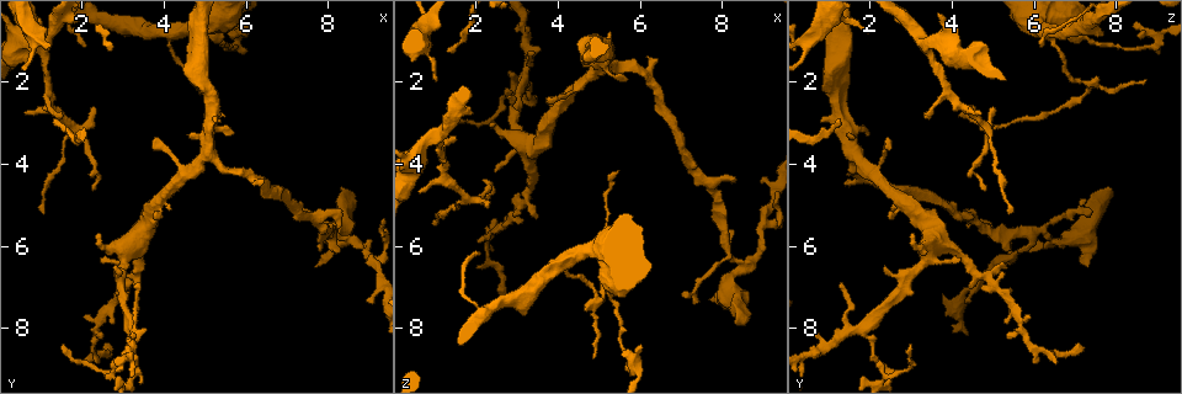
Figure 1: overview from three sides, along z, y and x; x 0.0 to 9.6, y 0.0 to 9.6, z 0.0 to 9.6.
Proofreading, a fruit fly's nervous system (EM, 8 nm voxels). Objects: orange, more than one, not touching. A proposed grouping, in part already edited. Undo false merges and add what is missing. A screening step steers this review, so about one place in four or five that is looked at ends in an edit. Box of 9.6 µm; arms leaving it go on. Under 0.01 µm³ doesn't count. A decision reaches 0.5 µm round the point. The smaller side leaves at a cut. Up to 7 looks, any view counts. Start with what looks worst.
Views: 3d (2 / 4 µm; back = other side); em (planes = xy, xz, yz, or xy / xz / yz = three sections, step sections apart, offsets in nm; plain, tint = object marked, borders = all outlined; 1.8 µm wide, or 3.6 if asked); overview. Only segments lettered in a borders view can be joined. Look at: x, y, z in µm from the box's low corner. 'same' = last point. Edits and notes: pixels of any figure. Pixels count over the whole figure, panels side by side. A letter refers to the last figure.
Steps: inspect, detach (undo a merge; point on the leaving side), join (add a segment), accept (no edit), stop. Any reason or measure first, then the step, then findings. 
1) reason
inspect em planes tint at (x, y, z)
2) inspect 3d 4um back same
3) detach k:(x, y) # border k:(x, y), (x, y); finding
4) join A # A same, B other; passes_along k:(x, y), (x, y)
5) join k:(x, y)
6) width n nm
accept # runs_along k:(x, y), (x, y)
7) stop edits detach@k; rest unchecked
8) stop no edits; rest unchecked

branch stops here
inspect 3d 2um back at (1.00, 0.85, 1.95)

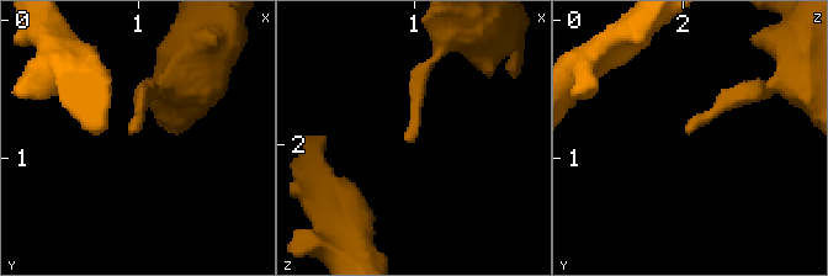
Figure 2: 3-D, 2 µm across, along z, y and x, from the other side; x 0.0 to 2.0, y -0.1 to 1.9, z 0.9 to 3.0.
inspect em planes borders at (1.04, 0.80, 1.98)

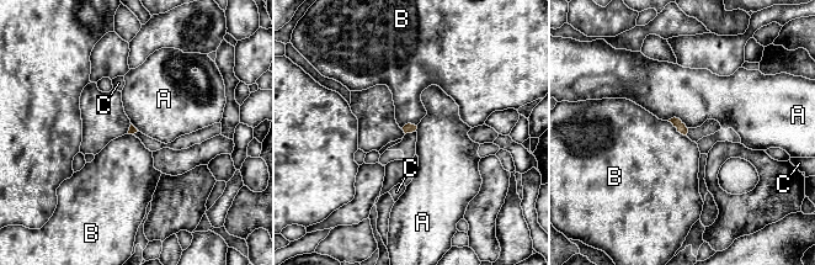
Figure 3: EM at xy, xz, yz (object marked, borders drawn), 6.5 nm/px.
accept # A other, B other, C other; border 3:(667, 121), (686, 136); none of them fits

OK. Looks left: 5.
branch stops here
inspect em xy step 4 borders at (1.55, 2.80, 3.35)

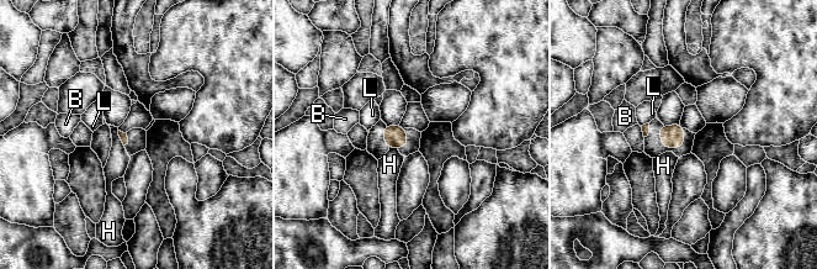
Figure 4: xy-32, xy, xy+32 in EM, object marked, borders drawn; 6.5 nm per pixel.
another direction
inspect em planes borders same

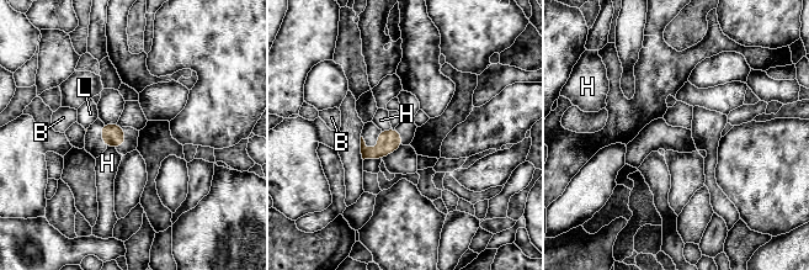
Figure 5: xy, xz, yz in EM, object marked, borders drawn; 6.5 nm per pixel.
width 140 nm
accept # B other, H other, L other; no lettered segment goes on from it

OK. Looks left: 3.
abrupt turn
inspect 3d 2um at (5.75, 1.05, 9.00)

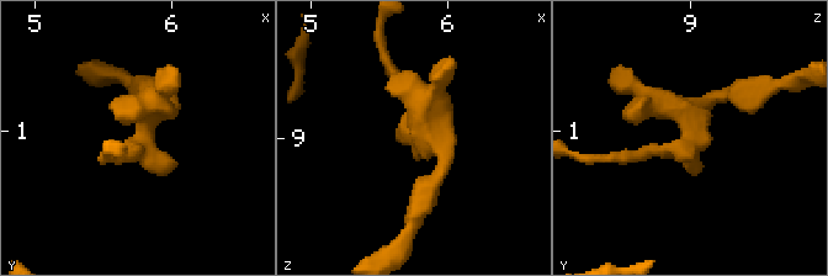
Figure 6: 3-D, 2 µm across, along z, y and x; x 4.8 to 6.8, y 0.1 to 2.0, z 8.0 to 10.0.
inspect em xy step 8 tint at (5.78, 0.98, 9.00)

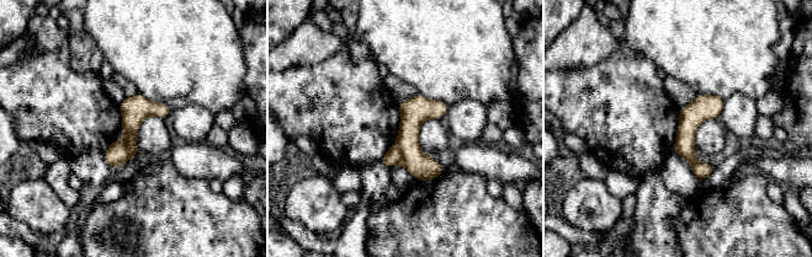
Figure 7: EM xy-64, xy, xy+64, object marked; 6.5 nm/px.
another direction
inspect em planes borders same

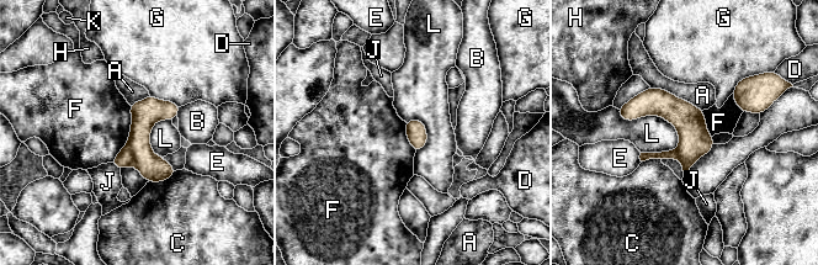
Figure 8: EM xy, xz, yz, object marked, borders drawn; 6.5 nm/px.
width 140 nm
detach 8:(154, 169) # A other, B other, C other, D other, E other, F other, G other, H other, J other, K other, L other; border 8:(126, 146), (132, 154), (133, 164); two cells meet here

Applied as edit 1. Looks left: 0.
stop edits detach@8; rest unchecked

